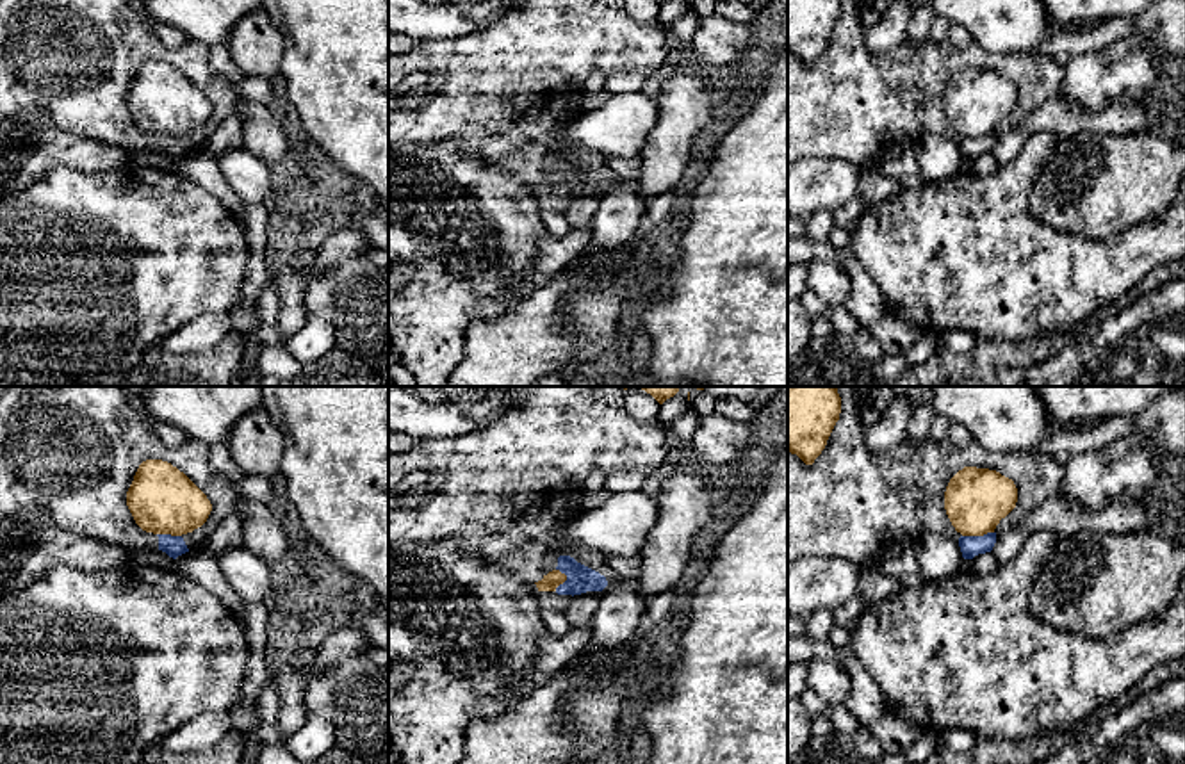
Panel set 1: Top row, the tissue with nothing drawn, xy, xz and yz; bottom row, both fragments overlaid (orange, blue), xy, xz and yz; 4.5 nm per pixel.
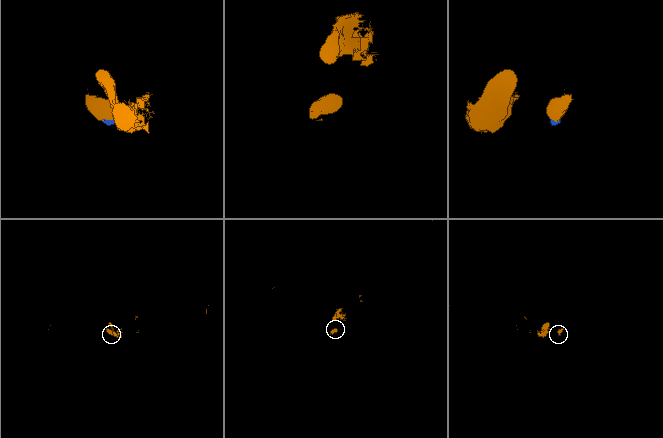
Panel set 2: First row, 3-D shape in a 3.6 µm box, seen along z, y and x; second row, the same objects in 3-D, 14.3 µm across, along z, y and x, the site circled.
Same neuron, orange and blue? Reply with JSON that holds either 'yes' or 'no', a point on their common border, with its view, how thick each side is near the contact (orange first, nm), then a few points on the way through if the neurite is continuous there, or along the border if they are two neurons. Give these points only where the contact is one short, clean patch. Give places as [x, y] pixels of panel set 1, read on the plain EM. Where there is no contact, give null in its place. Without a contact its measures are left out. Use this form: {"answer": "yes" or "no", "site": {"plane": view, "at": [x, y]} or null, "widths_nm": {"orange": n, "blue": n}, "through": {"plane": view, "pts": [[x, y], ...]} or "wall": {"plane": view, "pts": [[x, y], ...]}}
{"answer": "no", "site": {"plane": "yz", "at": [977, 136]}, "widths_nm": {"orange": 280, "blue": 100}, "wall": {"plane": "yz", "pts": [[993, 132], [963, 138]]}}

